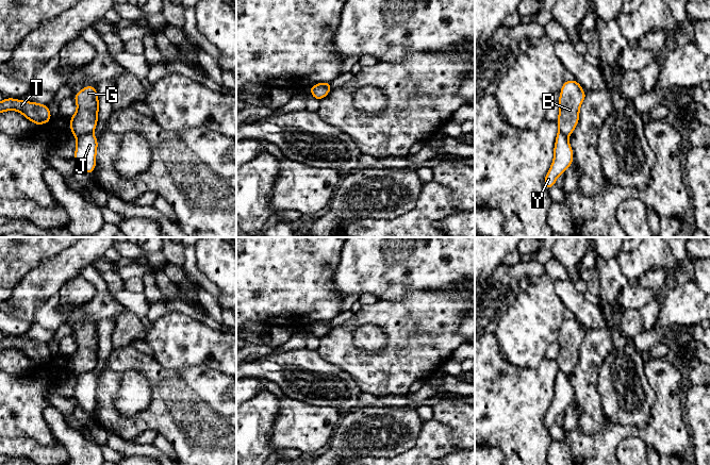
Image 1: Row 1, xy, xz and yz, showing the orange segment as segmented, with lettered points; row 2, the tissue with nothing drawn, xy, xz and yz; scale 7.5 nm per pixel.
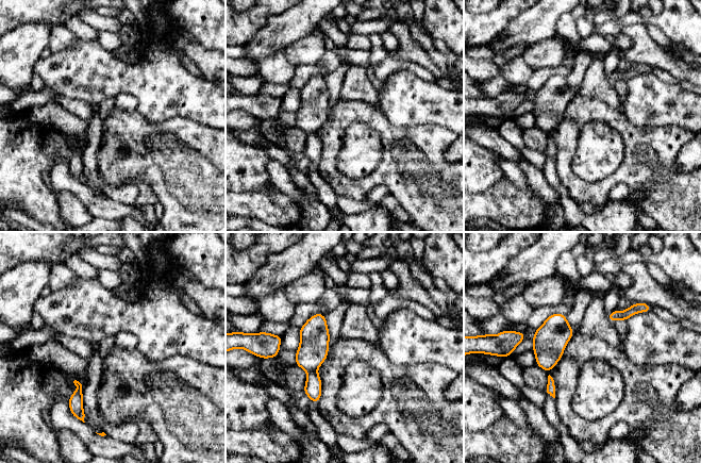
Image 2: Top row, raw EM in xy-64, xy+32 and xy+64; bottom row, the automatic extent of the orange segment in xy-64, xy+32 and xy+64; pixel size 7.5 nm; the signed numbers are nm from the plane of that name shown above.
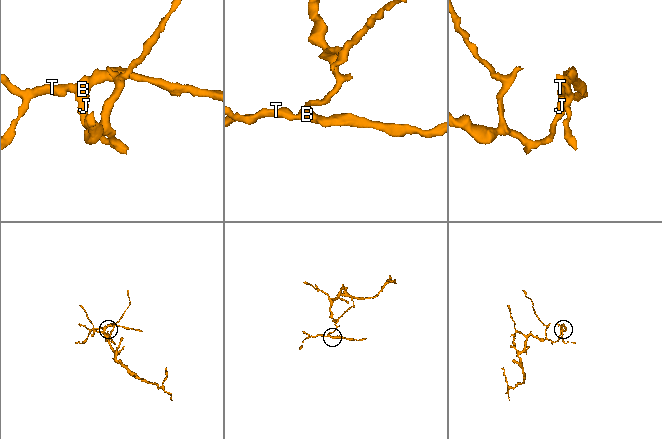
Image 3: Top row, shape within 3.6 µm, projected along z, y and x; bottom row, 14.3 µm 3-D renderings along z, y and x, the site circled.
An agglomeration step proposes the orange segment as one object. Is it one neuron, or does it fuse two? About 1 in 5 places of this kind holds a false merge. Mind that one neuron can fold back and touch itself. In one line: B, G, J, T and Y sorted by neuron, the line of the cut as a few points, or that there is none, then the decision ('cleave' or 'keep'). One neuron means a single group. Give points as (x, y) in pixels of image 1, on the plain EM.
B G T / J Y; cut in xy along (92, 370), (77, 376); cleave

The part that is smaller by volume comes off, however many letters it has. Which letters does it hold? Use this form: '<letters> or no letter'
B, G, T

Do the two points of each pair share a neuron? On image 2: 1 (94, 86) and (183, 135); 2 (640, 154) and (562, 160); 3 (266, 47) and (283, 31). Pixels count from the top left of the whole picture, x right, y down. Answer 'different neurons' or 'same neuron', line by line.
1: different neurons
2: same neuron
3: same neuron

